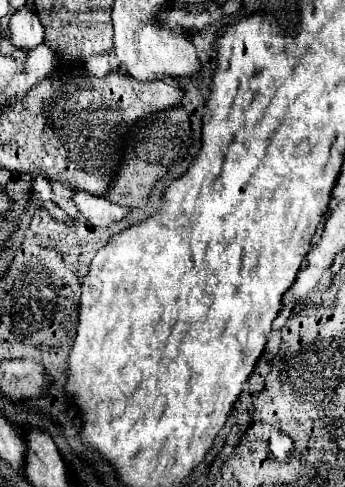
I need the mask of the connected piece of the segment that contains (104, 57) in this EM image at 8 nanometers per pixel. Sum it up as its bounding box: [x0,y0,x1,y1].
[86,52,112,78]

